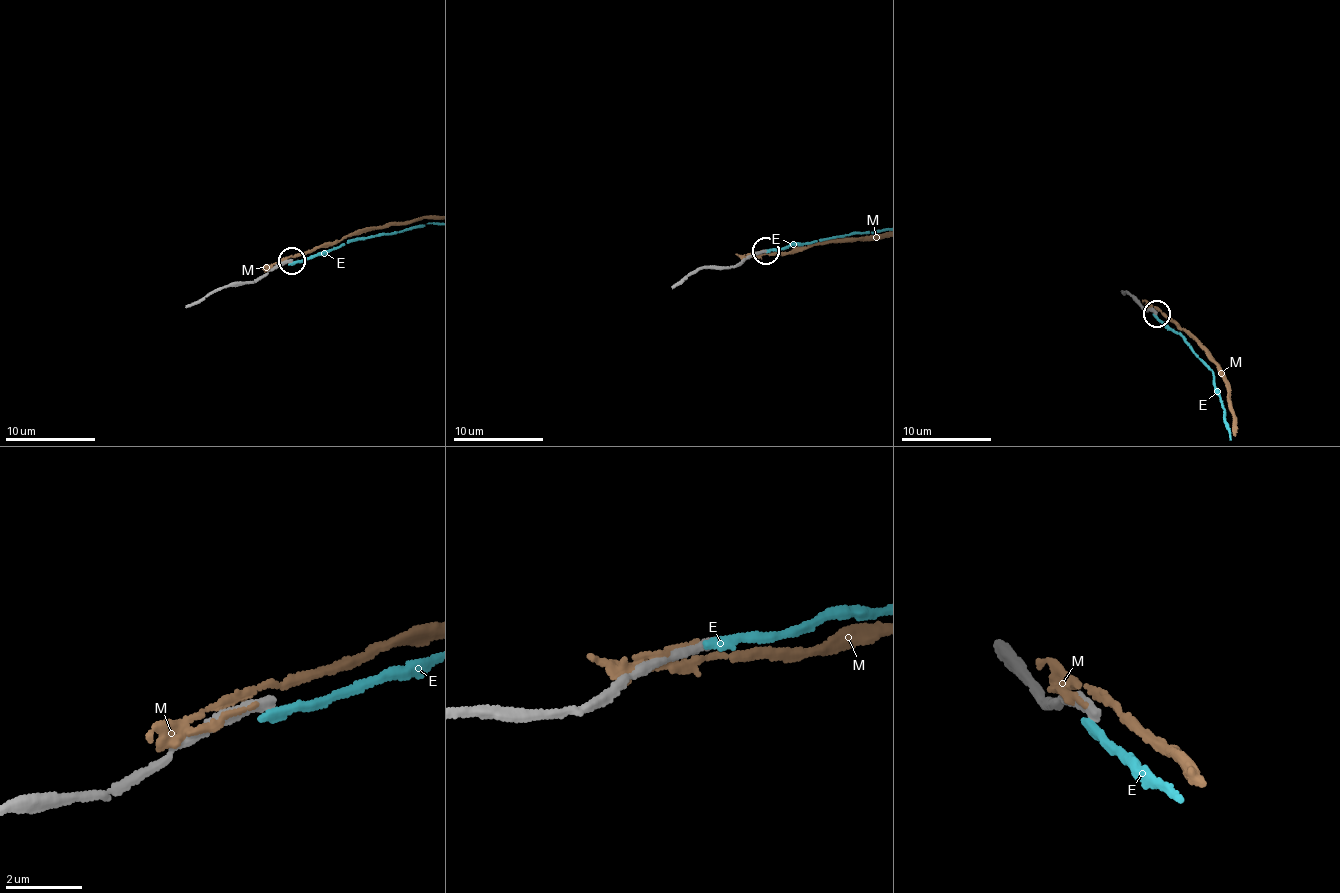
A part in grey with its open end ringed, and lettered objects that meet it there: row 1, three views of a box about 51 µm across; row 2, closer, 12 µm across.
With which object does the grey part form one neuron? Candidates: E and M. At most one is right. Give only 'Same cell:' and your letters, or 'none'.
Same cell: none

